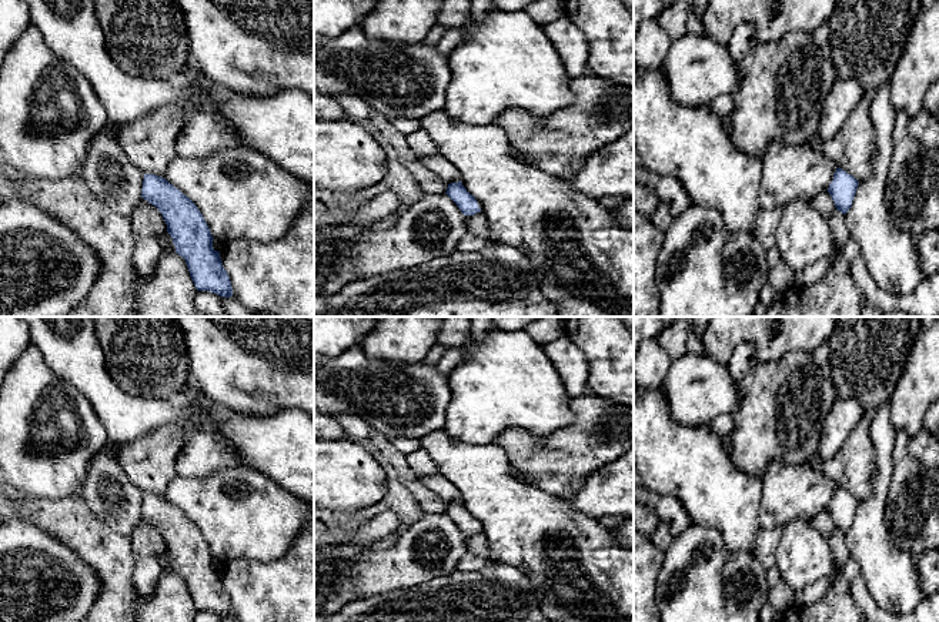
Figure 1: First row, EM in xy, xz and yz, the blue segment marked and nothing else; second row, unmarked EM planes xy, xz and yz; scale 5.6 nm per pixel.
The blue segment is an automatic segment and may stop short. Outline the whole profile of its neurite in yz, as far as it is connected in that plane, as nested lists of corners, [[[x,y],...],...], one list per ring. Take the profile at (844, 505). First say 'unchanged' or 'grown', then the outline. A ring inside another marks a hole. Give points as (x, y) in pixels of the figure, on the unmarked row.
unchanged; [[[839,486],[836,488],[828,512],[831,514],[836,529],[842,534],[846,534],[852,526],[858,505],[859,502],[853,495]]]

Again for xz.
unchanged; [[[461,501],[448,504],[445,514],[457,524],[464,535],[474,535],[481,531],[475,516],[467,511]]]

